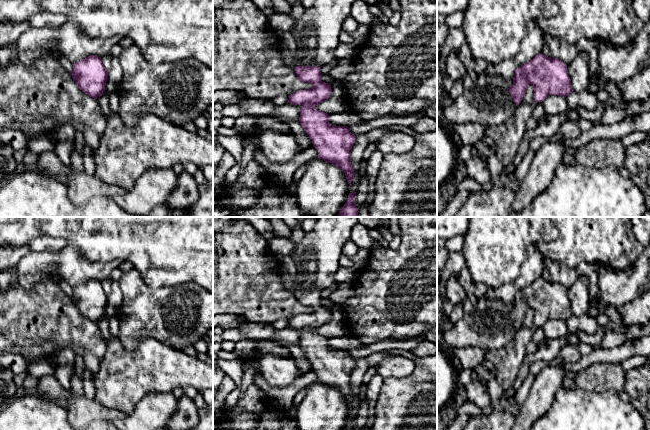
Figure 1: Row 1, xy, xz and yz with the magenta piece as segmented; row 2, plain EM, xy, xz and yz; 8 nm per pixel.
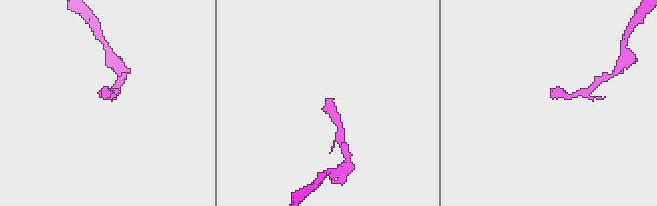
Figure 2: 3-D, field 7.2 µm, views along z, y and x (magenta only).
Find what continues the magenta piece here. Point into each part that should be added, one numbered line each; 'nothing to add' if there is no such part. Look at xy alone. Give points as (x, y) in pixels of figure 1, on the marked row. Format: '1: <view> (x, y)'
nothing to add

